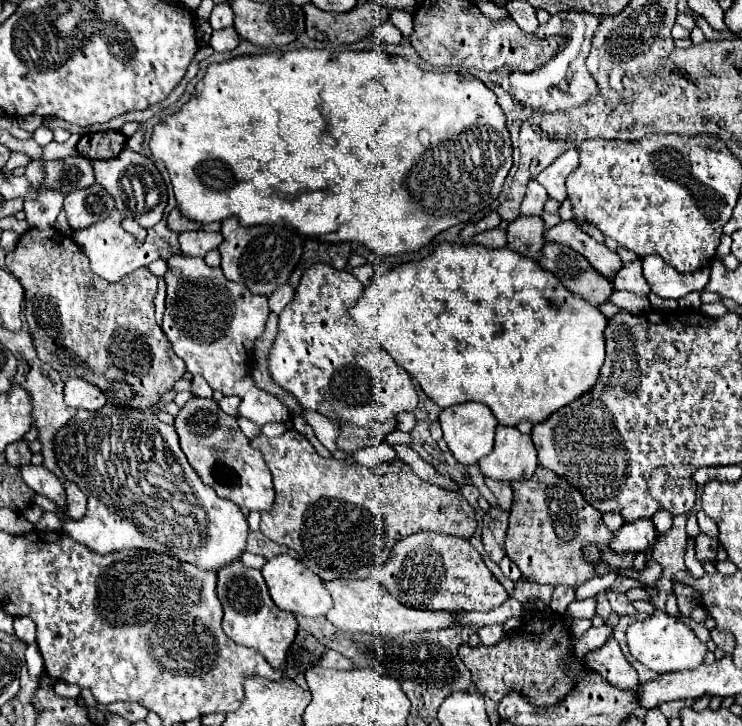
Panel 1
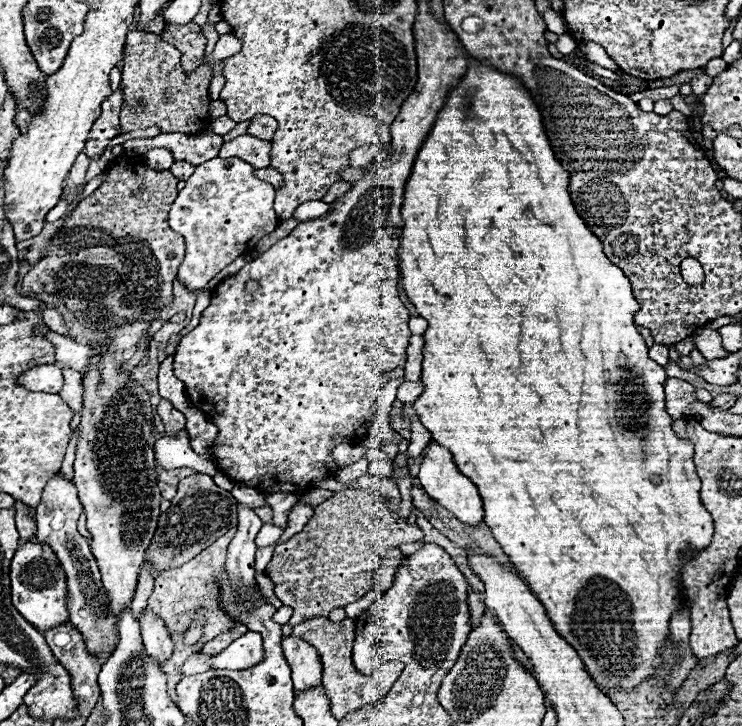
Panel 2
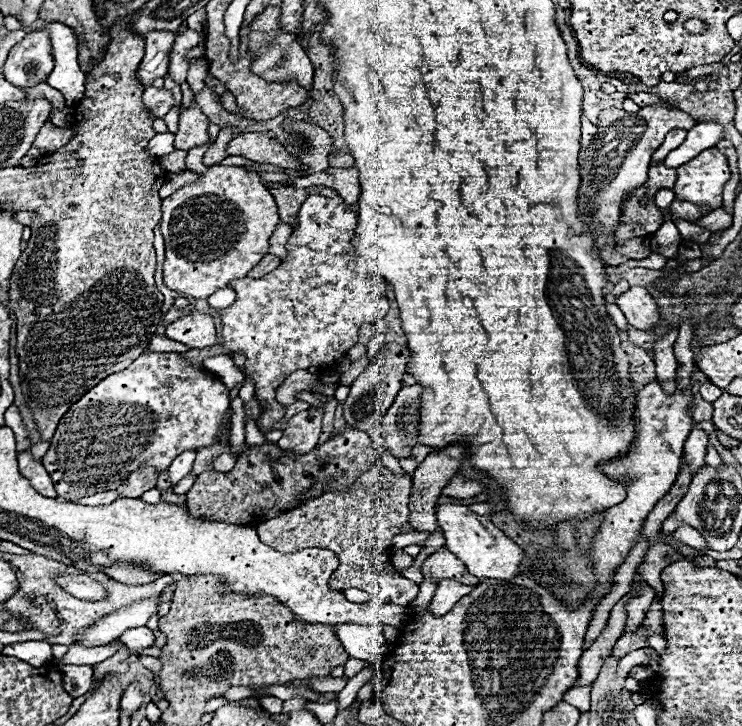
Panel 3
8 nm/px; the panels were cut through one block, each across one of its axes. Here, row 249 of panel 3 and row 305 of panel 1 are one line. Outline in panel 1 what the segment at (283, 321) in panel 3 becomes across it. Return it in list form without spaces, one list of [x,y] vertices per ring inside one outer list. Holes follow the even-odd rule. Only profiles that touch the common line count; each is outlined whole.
[[[328,264],[310,266],[296,288],[292,302],[282,310],[278,324],[278,338],[270,350],[270,374],[284,390],[292,392],[302,408],[316,410],[320,414],[340,422],[338,446],[340,450],[354,452],[364,446],[374,446],[384,440],[388,432],[396,430],[396,414],[414,410],[418,394],[410,380],[410,374],[394,362],[394,358],[378,344],[378,340],[362,330],[356,320],[350,318],[348,310],[354,308],[362,296],[364,286],[348,272],[334,270]]]

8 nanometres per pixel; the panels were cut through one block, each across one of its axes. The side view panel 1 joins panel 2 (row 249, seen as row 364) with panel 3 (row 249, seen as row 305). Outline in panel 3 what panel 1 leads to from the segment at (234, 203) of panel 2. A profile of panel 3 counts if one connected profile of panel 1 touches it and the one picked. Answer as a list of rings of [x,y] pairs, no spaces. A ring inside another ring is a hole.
[[[210,166],[200,182],[162,200],[166,286],[194,298],[208,298],[232,280],[244,278],[268,254],[268,240],[278,222],[276,202],[256,172],[240,166]]]

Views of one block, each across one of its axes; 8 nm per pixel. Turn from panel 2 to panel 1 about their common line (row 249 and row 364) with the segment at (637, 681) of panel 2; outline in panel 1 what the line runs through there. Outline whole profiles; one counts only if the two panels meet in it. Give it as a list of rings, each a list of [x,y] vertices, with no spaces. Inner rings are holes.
[[[442,242],[438,244],[426,258],[422,260],[414,260],[414,262],[404,262],[392,270],[388,270],[382,276],[376,276],[370,286],[366,286],[362,298],[354,304],[354,308],[350,308],[350,316],[356,320],[356,324],[370,332],[382,346],[386,352],[390,352],[390,356],[412,376],[418,380],[422,392],[436,402],[440,408],[448,408],[460,402],[482,402],[486,404],[496,420],[504,426],[514,426],[522,420],[530,420],[532,424],[538,424],[542,420],[546,420],[546,416],[550,416],[552,412],[556,412],[558,408],[570,404],[576,396],[584,394],[586,390],[590,390],[596,380],[598,380],[598,372],[604,364],[604,328],[606,328],[606,316],[592,304],[588,304],[586,300],[582,300],[580,296],[572,296],[562,284],[560,280],[556,280],[556,276],[552,276],[552,272],[540,268],[538,262],[528,260],[526,256],[520,256],[508,248],[484,248],[484,246],[476,246],[476,244],[466,244],[466,246],[454,246],[450,242]]]

